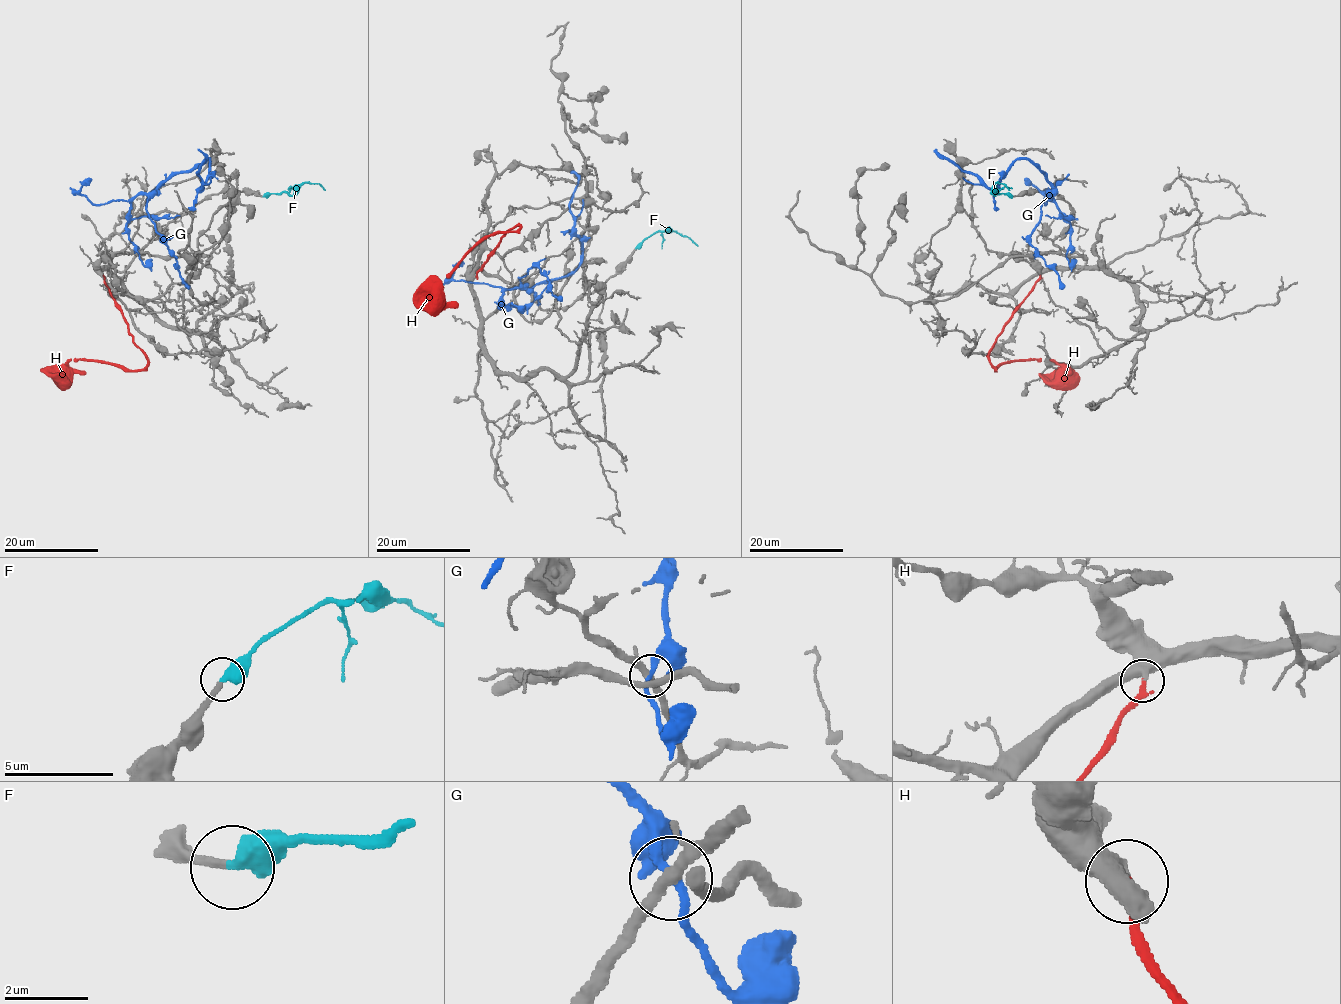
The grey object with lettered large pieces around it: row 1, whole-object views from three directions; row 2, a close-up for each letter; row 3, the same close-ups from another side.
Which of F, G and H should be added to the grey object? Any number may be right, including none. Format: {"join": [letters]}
{"join": ["F", "H"]}

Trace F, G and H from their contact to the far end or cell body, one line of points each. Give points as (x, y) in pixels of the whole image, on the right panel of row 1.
F: (1011, 196), (995, 191), (994, 195), (994, 184), (1003, 183), (1010, 190)
G: (1067, 253), (1069, 222), (1055, 202), (1052, 186), (1028, 160), (1018, 159), (997, 184), (987, 188), (934, 149)
H: (1040, 275), (988, 354), (990, 363), (995, 370), (1013, 361), (1053, 359), (1061, 366), (1050, 382), (1039, 374)

